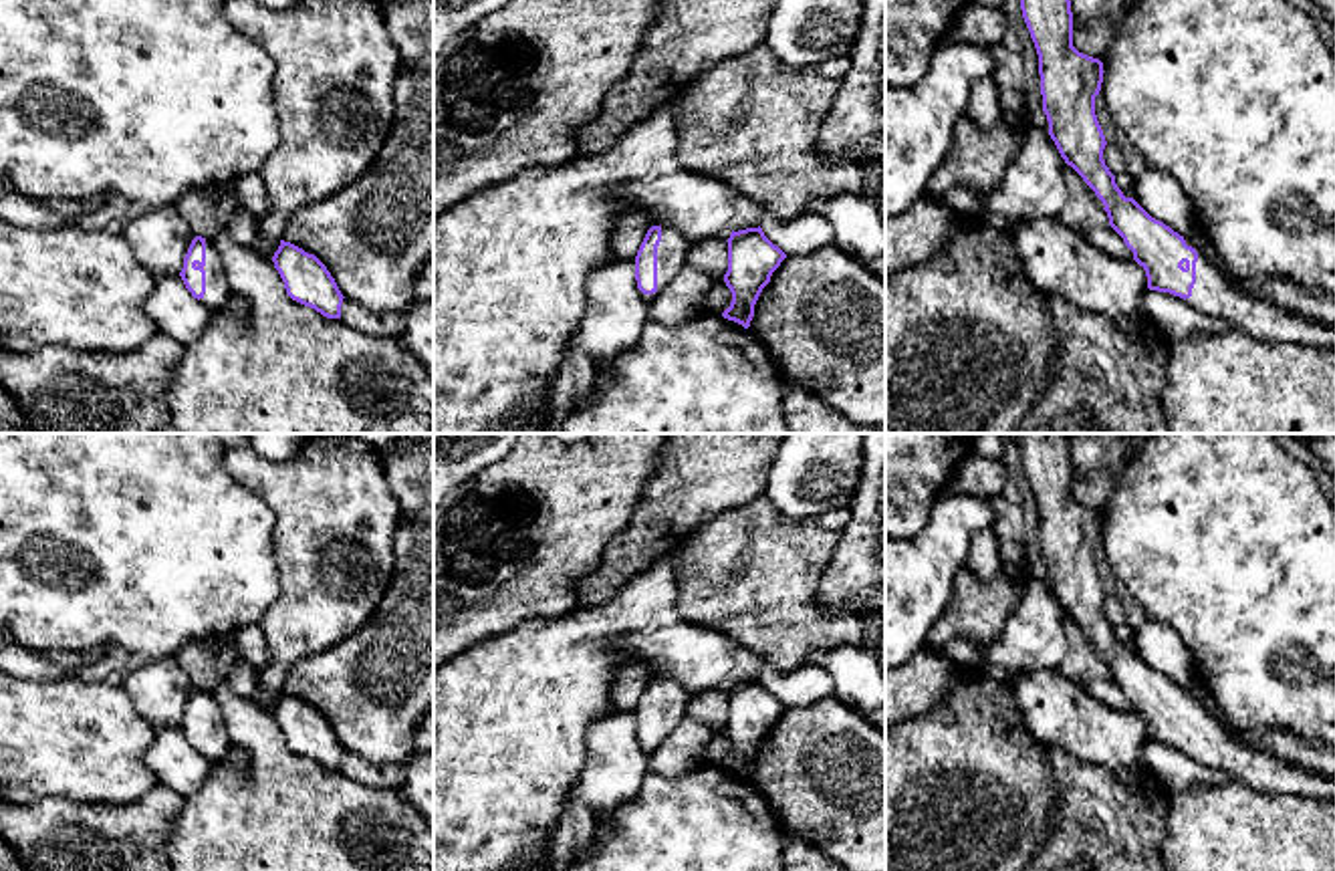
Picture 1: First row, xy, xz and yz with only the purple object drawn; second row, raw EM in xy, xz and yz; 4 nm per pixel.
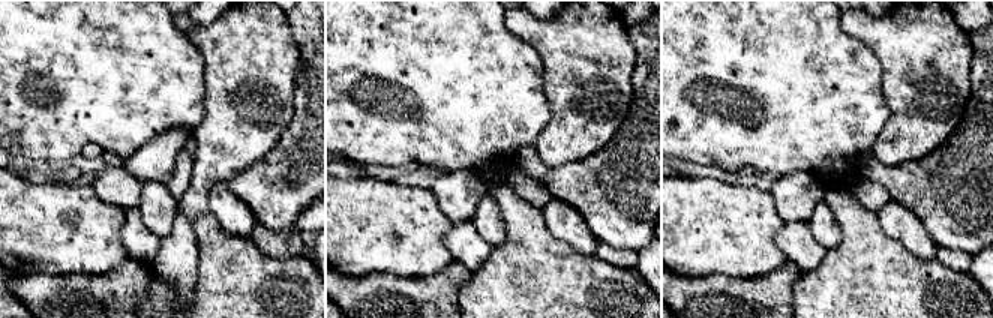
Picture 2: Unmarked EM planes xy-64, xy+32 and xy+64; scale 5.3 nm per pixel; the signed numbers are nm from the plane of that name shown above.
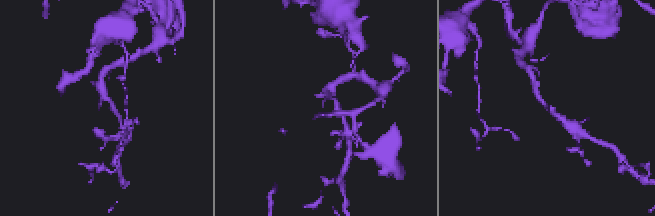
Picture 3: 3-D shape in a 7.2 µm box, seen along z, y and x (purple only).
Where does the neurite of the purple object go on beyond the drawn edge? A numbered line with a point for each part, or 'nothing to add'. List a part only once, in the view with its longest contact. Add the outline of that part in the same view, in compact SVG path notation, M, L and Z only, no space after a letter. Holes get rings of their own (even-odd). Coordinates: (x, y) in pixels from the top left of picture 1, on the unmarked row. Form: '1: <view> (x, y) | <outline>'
1: xz (616, 765) | M661 677L653 746L637 740L635 714L617 706L589 726L587 760L575 792L591 808L595 825L605 825L617 806L633 800L641 790L649 756L684 720L688 696L678 681Z

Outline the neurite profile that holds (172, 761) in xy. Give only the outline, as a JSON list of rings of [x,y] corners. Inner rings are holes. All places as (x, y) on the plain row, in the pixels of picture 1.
[[[163,728],[145,754],[147,768],[184,798],[194,794],[212,770],[212,762],[204,758],[186,740],[181,728]]]

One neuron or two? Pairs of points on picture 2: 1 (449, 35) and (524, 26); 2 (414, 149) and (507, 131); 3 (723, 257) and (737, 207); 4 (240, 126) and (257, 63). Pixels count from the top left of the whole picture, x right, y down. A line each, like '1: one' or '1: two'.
1: two
2: one
3: one
4: one

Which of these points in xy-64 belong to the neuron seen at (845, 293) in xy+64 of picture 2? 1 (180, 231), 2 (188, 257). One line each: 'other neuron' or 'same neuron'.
1: other neuron
2: other neuron

